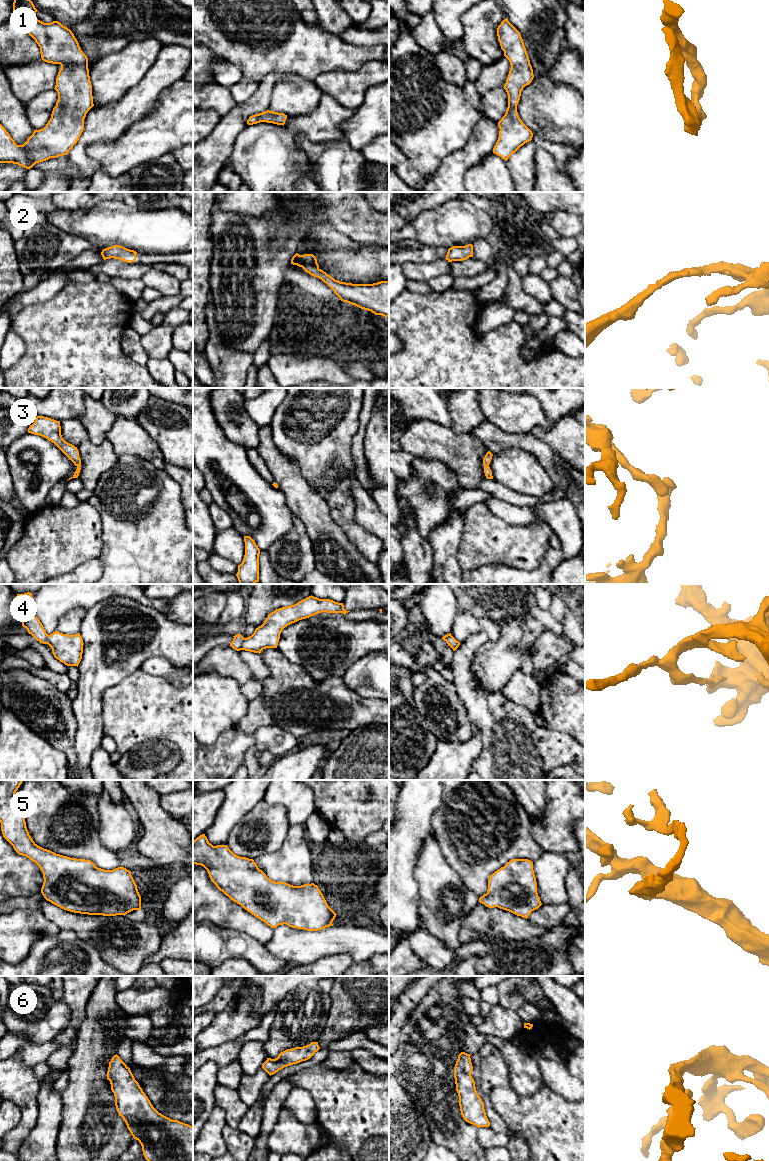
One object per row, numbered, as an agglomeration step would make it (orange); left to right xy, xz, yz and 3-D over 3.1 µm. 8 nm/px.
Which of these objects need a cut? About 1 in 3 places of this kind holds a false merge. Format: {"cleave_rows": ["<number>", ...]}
{"cleave_rows": ["4"]}

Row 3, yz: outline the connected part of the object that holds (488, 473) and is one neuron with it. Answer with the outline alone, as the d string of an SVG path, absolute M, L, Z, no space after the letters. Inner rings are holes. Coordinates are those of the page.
M488 451L486 453L485 457L483 458L484 473L485 473L485 476L487 479L493 479L492 471L489 467L492 456L493 456L493 454L490 451Z

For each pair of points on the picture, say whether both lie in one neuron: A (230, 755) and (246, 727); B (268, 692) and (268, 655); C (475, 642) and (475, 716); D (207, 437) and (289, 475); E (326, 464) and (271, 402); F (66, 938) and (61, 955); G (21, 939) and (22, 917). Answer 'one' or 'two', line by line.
A: two
B: one
C: one
D: two
E: two
F: one
G: one

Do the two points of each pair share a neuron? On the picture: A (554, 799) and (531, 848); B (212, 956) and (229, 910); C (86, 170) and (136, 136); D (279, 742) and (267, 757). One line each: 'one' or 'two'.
A: two
B: two
C: two
D: two

